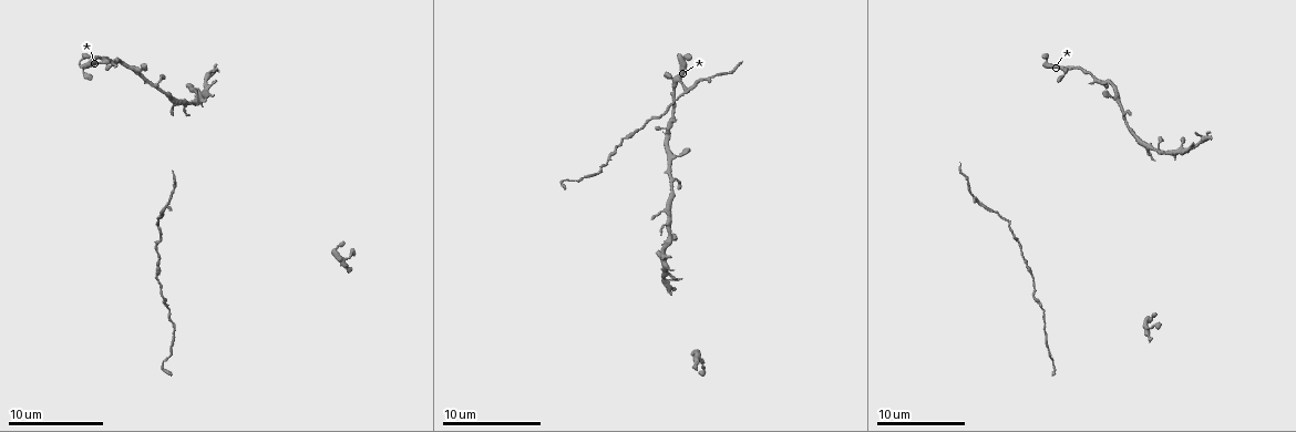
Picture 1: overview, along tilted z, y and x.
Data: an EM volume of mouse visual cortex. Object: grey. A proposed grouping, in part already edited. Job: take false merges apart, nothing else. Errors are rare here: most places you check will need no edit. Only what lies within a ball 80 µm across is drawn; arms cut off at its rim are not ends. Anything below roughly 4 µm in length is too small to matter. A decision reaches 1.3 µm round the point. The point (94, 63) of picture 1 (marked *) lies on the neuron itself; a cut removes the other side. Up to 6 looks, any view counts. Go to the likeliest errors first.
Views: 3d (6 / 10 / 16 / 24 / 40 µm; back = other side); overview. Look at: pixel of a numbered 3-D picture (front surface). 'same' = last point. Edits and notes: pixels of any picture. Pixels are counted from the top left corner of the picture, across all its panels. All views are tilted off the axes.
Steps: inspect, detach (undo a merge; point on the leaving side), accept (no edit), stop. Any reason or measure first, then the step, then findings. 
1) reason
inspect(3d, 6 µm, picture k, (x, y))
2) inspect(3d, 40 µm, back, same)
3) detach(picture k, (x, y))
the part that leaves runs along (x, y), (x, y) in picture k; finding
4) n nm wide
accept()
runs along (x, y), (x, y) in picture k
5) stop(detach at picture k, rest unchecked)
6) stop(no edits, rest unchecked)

two arms in line, one across
inspect(3d, 16 µm, picture 1, (670, 163))

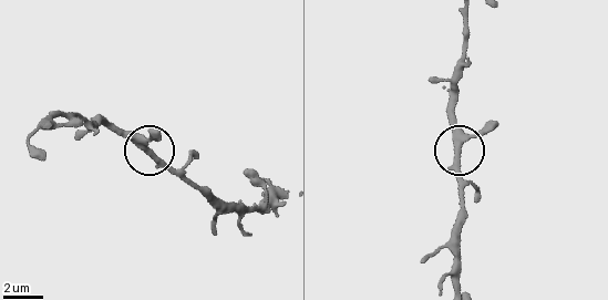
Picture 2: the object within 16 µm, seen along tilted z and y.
3 arms
accept()
continuous, no second neuron

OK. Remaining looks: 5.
four arms meet
inspect(3d, 10 µm, picture 1, (670, 121))

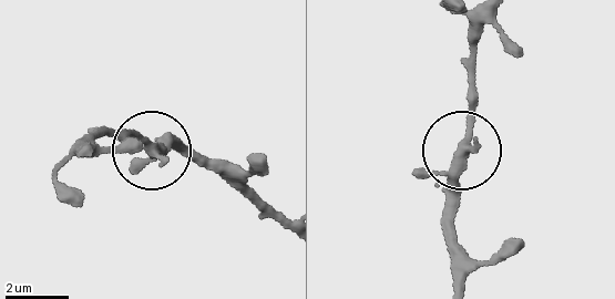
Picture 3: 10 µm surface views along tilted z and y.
4 arms
accept()
runs along (93, 152), (99, 135), (120, 127), (150, 147), (191, 147) in picture 3; continuous, no second neuron

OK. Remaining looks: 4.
three-way junction
inspect(3d, 16 µm, picture 1, (668, 235))

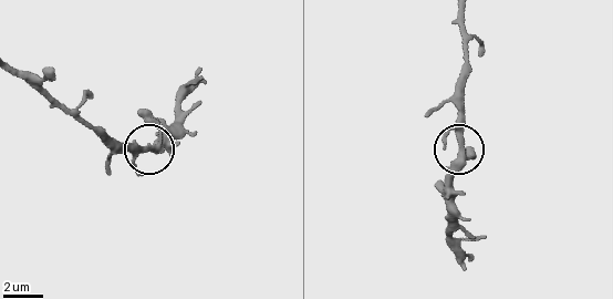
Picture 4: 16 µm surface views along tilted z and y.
accept()
runs along (14, 72), (116, 140), (153, 147), (175, 140) in picture 4; continuous, no second neuron

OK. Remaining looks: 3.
stop(no edits, rest unchecked)

